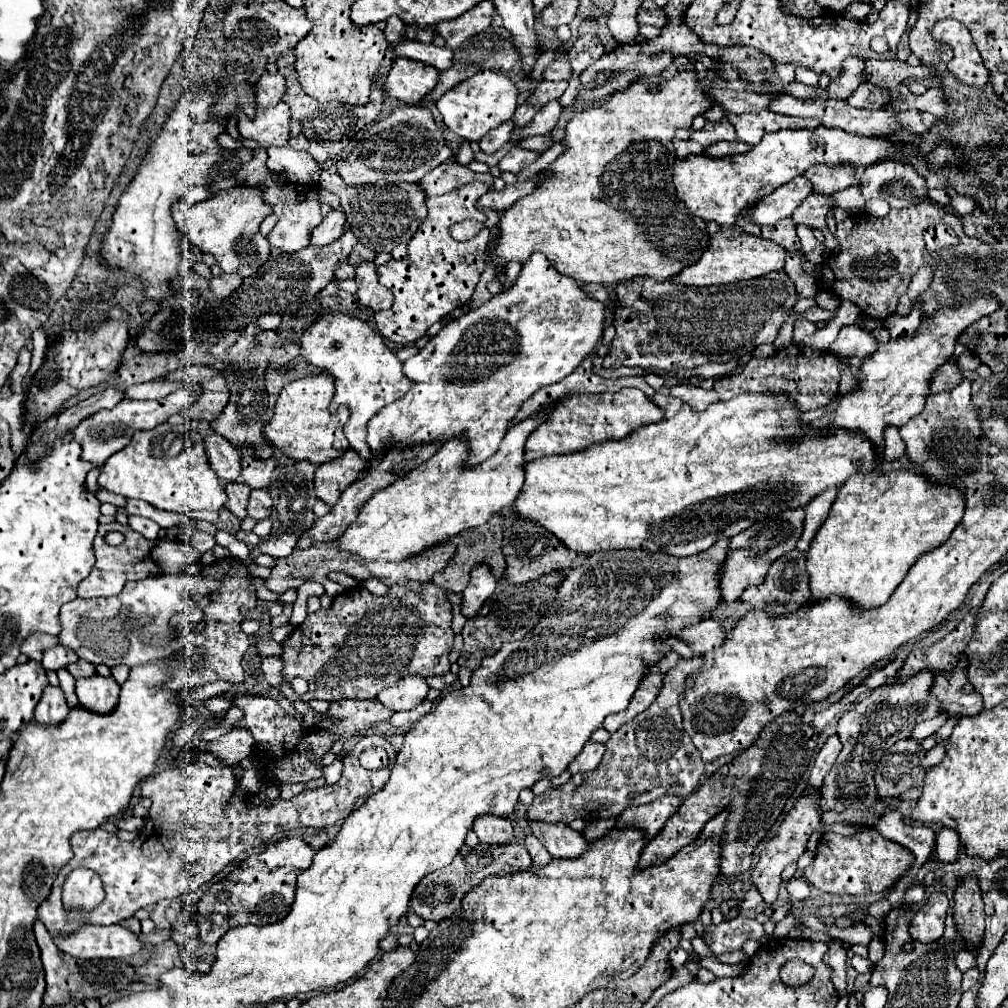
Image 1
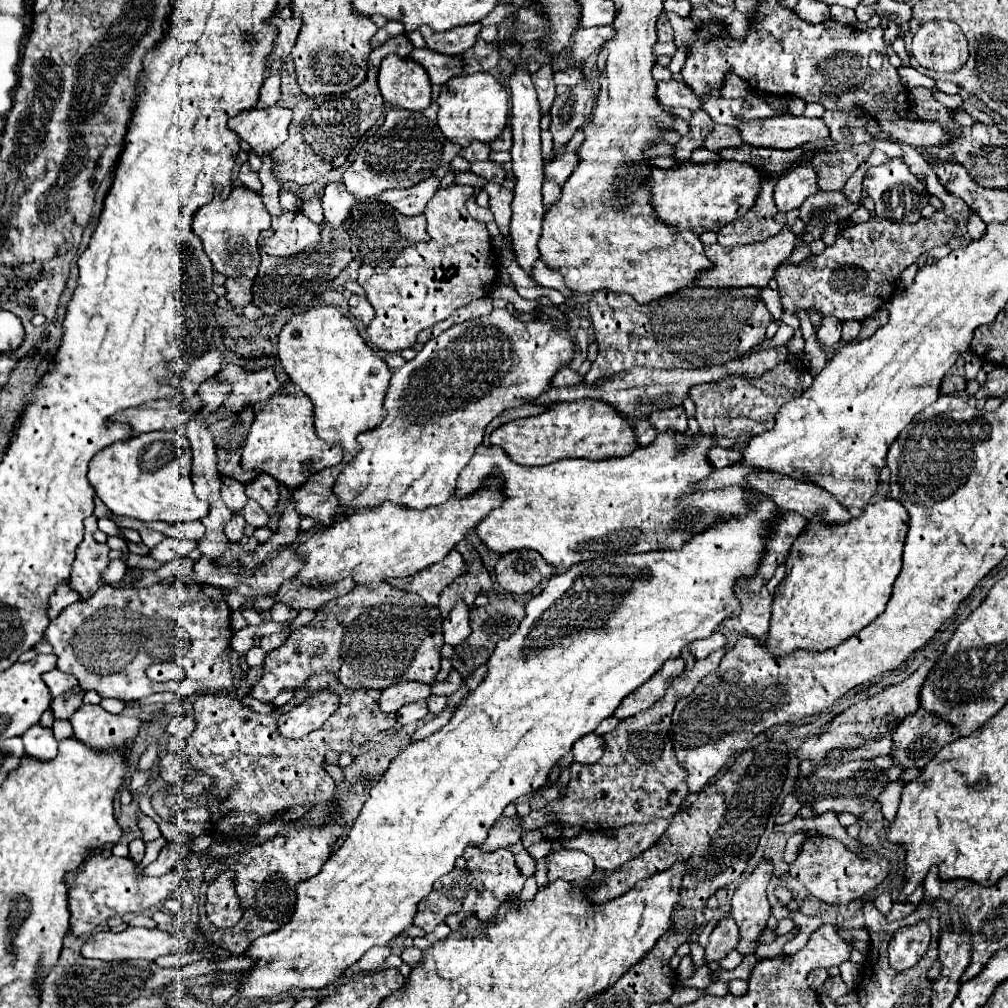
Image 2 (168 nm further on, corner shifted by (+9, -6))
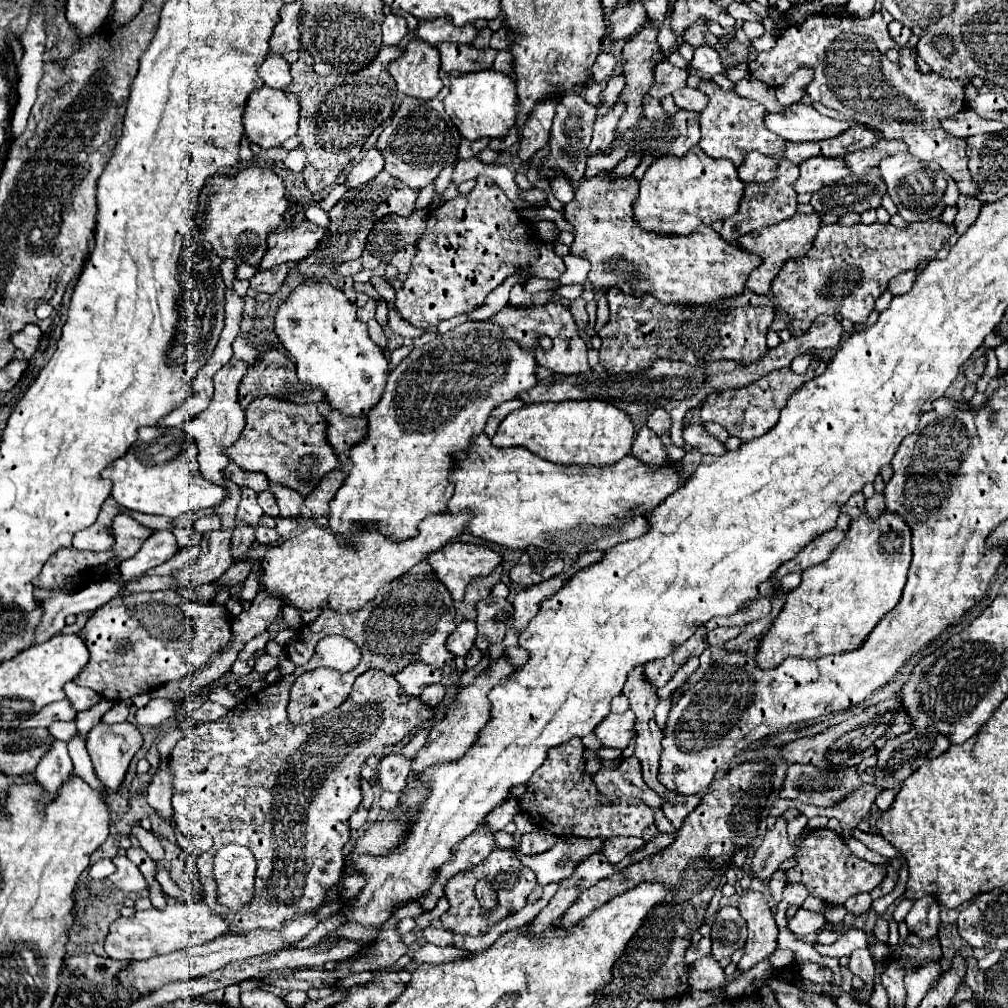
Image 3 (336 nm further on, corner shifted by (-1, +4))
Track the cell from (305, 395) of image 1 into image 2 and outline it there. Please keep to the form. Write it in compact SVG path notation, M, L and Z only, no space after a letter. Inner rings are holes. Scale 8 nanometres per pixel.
M276 395L256 413L250 433L244 441L240 465L244 471L258 469L268 473L292 491L306 483L316 471L338 465L342 455L344 451L338 445L326 443L316 435L312 403L306 395Z

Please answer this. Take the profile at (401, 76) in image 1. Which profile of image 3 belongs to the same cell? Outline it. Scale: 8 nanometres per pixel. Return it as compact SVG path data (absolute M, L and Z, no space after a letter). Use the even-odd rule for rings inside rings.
M412 39L402 57L388 65L398 91L416 99L434 99L440 93L442 81L438 69L438 49L422 39Z

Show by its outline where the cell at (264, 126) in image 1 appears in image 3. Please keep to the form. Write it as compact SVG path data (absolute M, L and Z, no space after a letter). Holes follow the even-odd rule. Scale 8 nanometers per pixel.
M266 85L262 89L256 89L248 101L246 101L246 109L244 109L244 129L246 135L252 143L260 145L262 149L272 149L282 145L286 139L294 137L298 131L298 119L300 119L300 103L298 97L294 93L286 93L286 91L278 91L278 89L270 89Z

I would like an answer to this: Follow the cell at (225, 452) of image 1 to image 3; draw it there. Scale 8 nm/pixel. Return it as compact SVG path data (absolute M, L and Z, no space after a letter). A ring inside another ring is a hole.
M242 487L242 501L238 505L238 519L244 521L246 525L258 527L258 521L262 517L262 507L256 501L256 493L250 487Z

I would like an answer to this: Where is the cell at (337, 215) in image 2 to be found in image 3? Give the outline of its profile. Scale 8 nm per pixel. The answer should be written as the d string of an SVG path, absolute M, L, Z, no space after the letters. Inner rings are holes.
M370 149L370 151L364 155L364 159L350 169L350 173L346 175L344 185L346 185L348 189L356 189L356 187L372 181L382 169L384 169L384 161L382 161L380 153L378 153L376 149Z

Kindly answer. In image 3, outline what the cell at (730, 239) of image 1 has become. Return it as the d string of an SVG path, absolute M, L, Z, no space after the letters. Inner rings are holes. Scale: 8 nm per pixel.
M796 213L790 221L782 221L782 225L774 225L774 227L770 227L770 229L758 229L758 231L754 231L754 233L748 233L748 235L738 238L737 244L742 247L744 251L748 251L748 253L752 253L752 255L758 255L758 257L762 259L760 267L756 267L756 269L750 273L746 287L748 287L750 291L754 291L754 293L766 295L766 293L770 291L772 279L776 277L776 273L778 273L778 269L782 267L782 263L784 263L786 259L790 259L790 257L802 257L802 255L810 249L818 227L820 227L820 215L818 215L818 213L812 213L812 215L798 215L798 213Z

